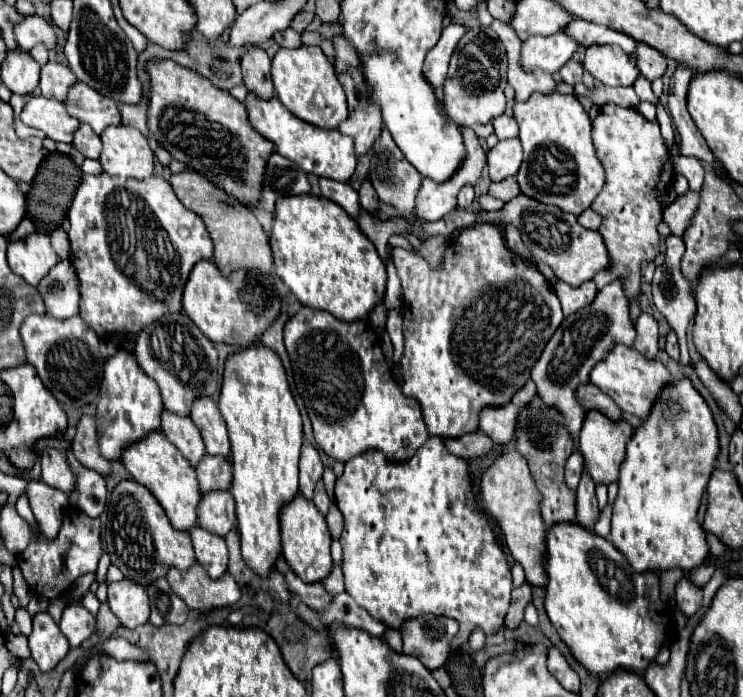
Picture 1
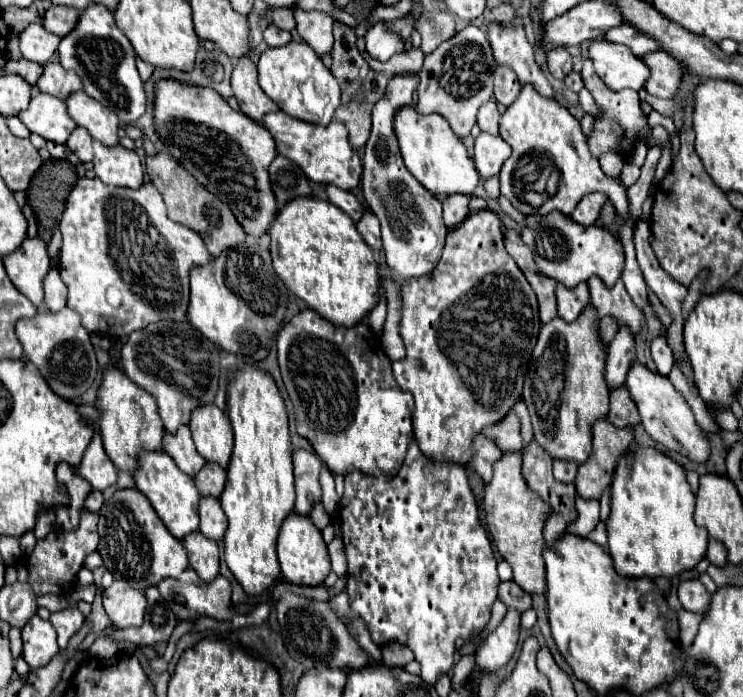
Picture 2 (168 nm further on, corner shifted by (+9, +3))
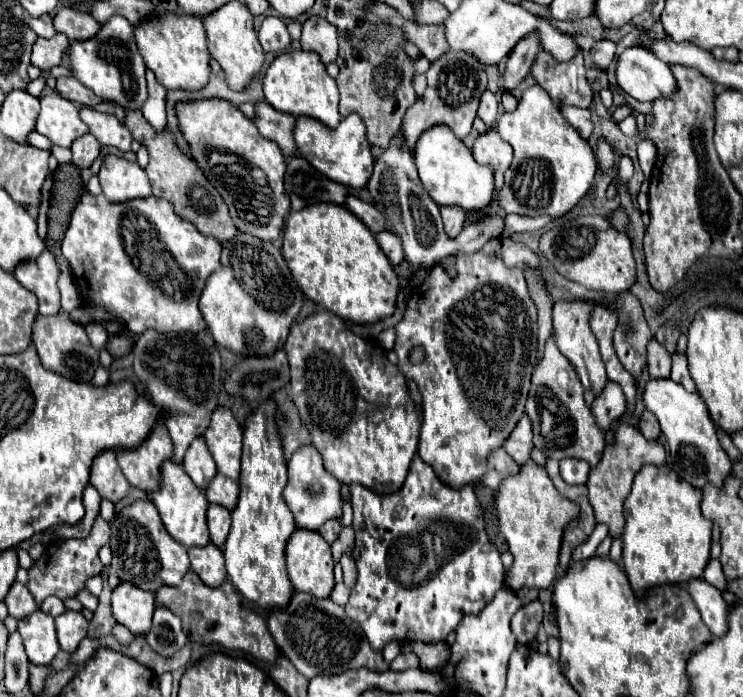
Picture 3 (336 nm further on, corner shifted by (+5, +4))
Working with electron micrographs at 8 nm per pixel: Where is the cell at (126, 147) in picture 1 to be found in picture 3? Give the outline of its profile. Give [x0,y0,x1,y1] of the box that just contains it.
[98,156,152,204]

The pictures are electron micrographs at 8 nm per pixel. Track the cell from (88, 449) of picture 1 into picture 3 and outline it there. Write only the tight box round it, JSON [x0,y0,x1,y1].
[90,450,130,504]

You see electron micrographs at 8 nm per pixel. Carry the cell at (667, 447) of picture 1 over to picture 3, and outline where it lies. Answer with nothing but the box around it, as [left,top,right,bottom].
[622,465,712,596]

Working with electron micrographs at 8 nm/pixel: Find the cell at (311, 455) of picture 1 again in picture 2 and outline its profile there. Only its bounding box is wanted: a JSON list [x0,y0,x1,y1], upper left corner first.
[292,449,322,515]

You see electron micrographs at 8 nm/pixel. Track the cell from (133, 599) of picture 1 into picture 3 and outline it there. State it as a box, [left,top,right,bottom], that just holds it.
[112,584,154,636]

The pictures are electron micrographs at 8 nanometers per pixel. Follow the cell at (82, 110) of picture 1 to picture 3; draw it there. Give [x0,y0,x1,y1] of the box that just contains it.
[80,106,132,152]

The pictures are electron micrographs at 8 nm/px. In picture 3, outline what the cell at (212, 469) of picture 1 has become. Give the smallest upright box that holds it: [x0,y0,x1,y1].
[206,474,240,510]

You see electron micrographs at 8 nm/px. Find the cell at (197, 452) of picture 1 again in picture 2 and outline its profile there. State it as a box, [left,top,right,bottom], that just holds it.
[162,425,206,477]

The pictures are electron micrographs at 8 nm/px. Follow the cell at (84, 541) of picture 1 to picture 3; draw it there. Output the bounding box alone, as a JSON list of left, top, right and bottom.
[28,516,110,606]

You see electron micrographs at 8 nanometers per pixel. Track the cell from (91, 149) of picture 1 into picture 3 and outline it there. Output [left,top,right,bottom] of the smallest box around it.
[72,134,100,168]

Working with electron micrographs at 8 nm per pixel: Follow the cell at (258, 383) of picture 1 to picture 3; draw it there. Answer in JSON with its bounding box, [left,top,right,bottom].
[224,402,296,610]

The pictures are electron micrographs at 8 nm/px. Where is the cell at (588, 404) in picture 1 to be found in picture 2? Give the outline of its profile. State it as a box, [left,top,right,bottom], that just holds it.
[606,387,640,427]

